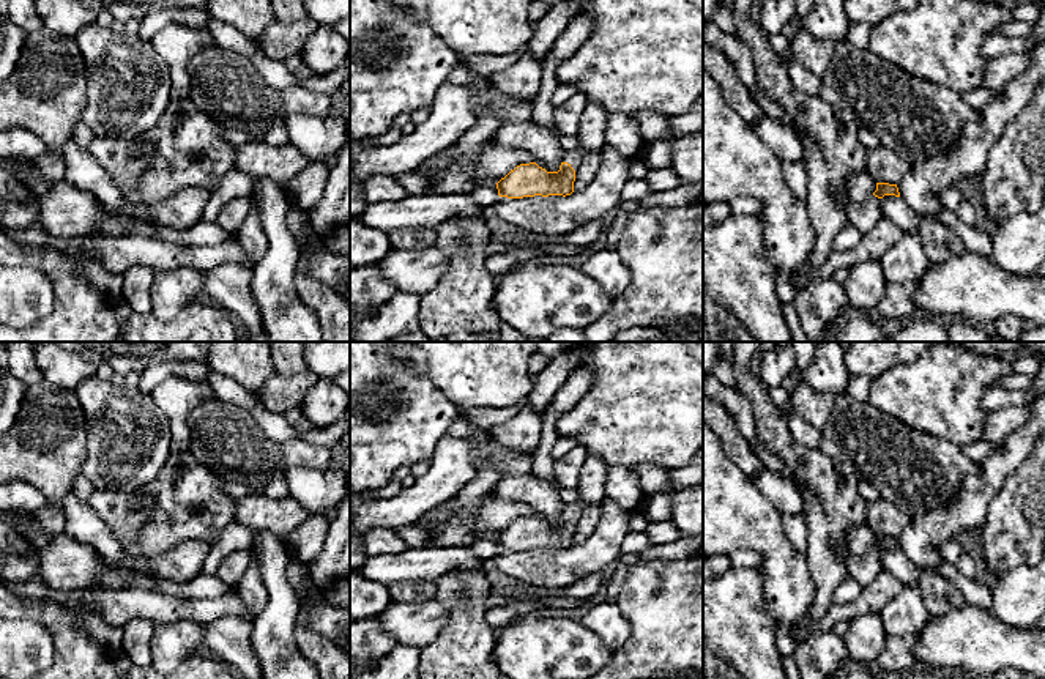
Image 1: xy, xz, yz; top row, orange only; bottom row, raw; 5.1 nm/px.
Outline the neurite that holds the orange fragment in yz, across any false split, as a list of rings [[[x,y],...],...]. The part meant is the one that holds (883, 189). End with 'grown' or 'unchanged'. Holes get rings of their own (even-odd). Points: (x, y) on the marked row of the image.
[[[876,183],[876,191],[862,203],[854,203],[850,199],[839,199],[837,205],[843,208],[848,224],[865,233],[883,217],[880,200],[884,195],[900,197],[897,184]]]; grown

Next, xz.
[[[588,102],[580,123],[580,148],[566,151],[558,172],[547,172],[536,162],[520,164],[496,183],[498,195],[523,199],[534,195],[571,195],[574,192],[575,170],[591,151],[601,151],[605,142],[607,113],[594,102]]]; grown

